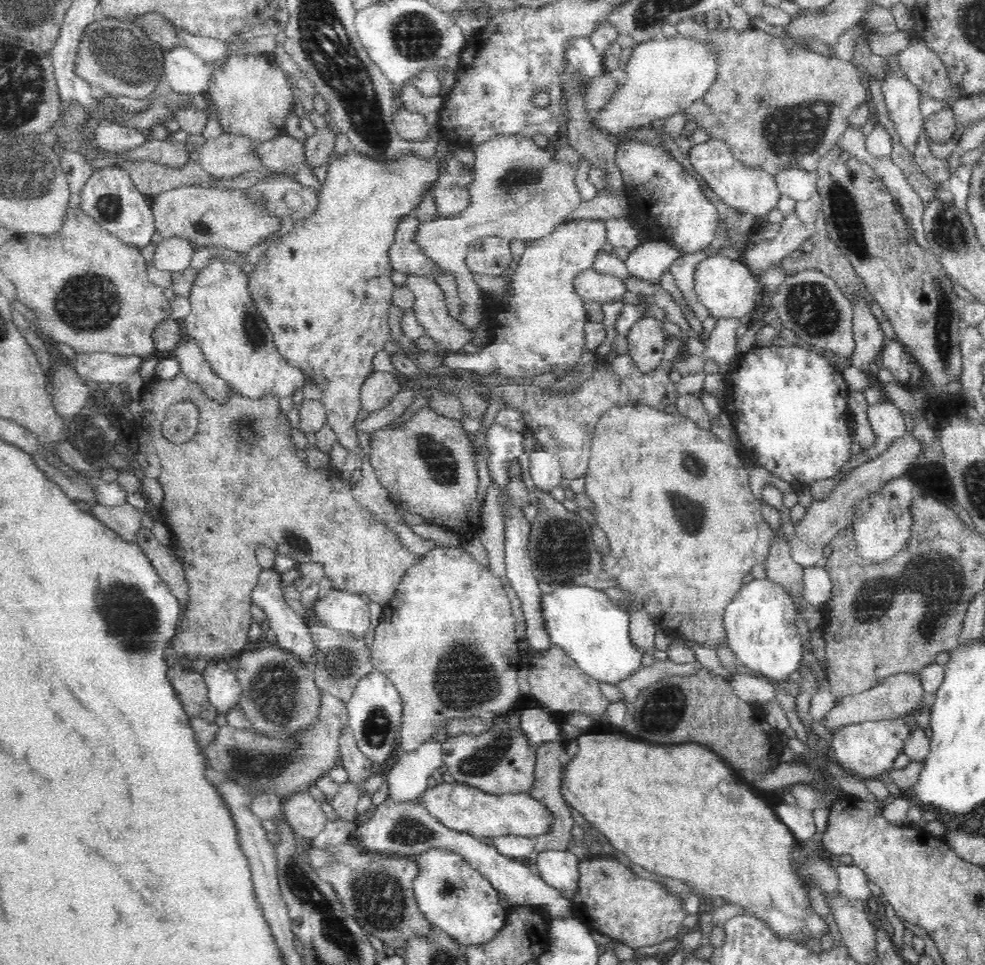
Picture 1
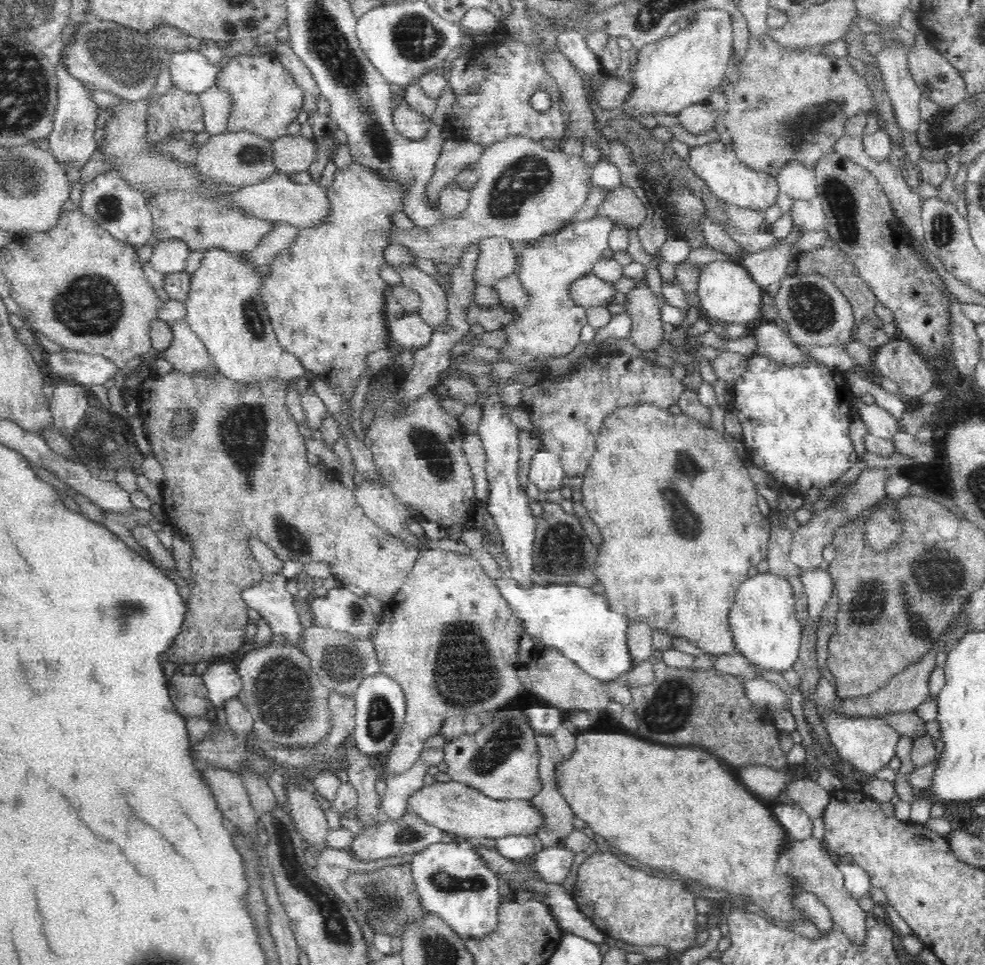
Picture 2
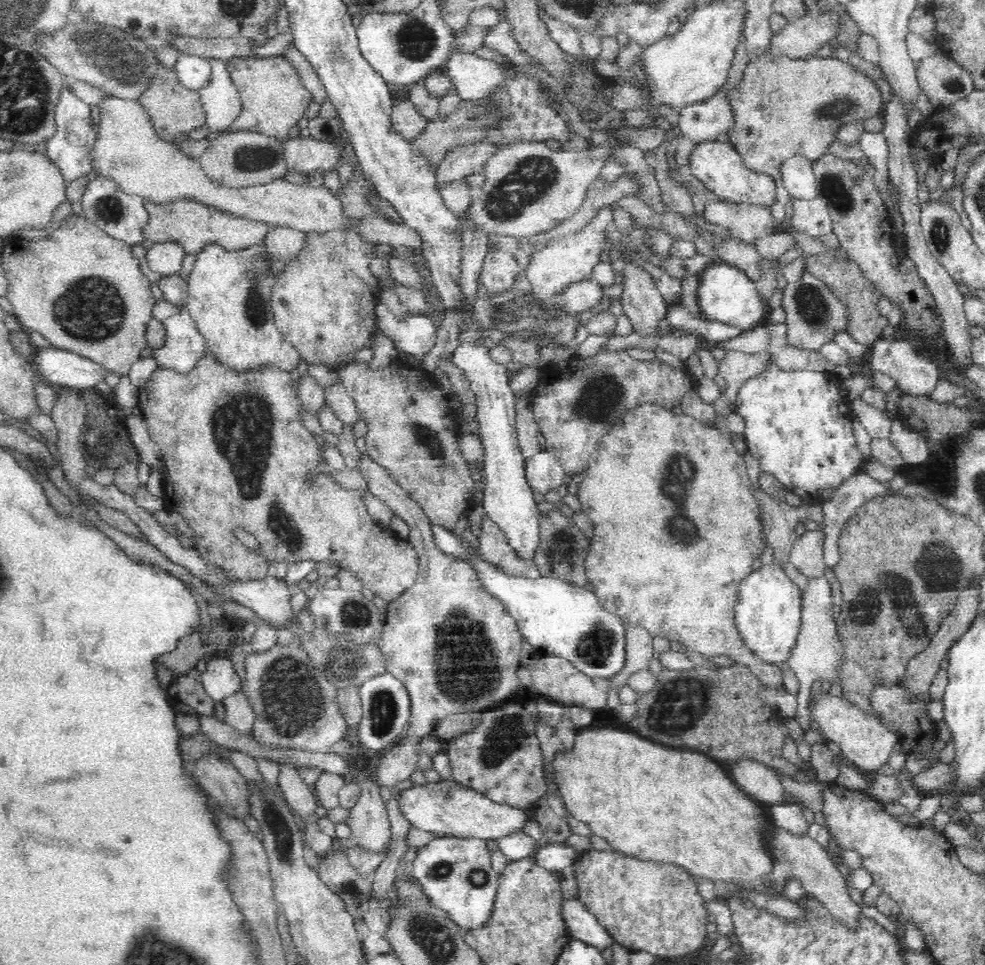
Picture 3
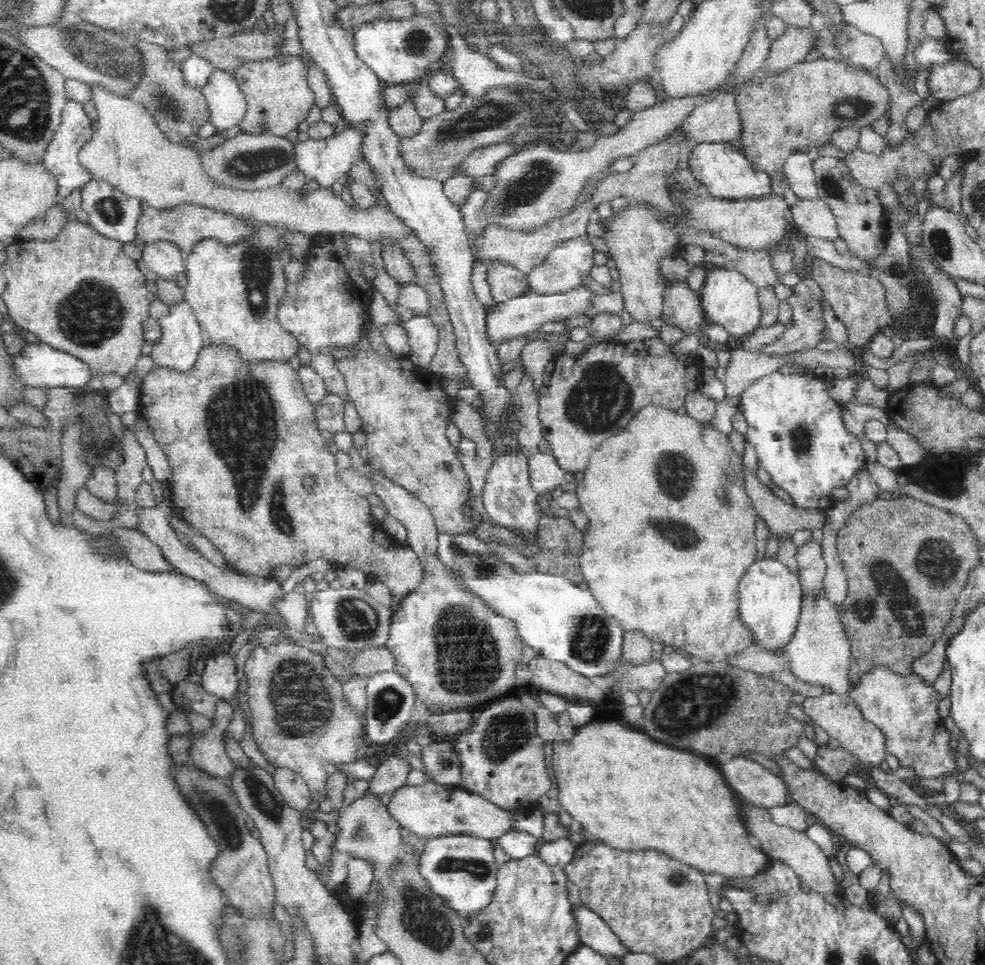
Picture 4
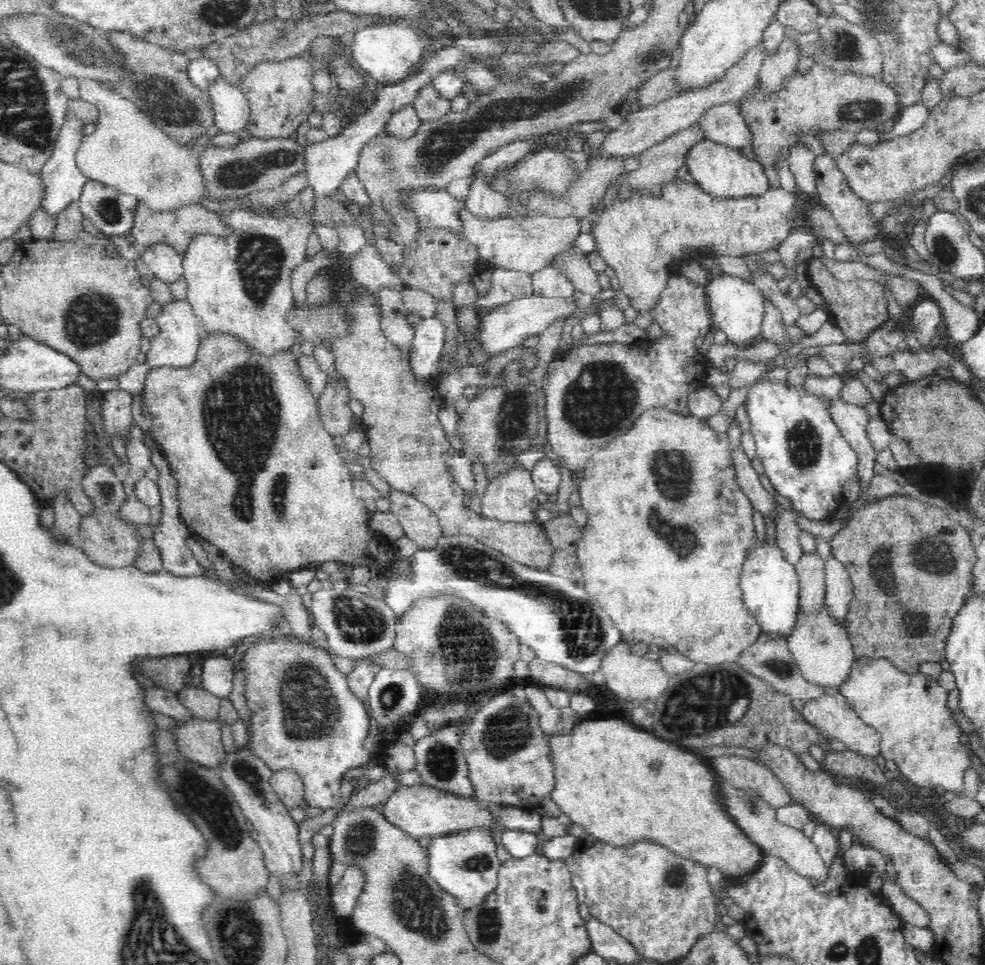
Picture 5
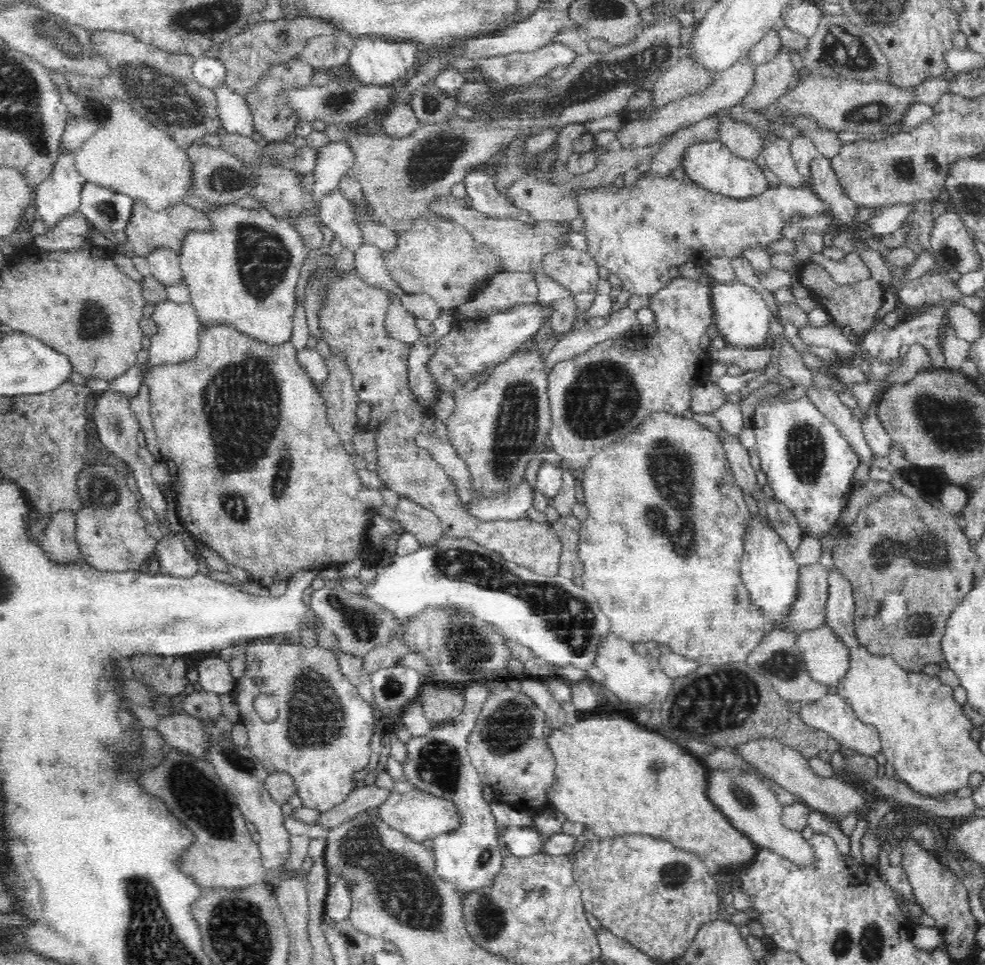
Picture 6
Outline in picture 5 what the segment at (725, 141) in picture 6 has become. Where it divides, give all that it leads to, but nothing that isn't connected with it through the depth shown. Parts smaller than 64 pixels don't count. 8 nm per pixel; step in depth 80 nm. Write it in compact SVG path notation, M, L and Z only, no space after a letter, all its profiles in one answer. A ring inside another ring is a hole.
M739 103L715 104L698 117L698 129L704 140L724 144L744 152L750 148L750 129L740 115Z

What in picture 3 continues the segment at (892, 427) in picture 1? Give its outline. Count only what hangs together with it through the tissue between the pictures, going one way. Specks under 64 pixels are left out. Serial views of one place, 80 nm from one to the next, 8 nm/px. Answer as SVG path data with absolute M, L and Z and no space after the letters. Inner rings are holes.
M861 396L853 400L851 412L857 416L872 439L886 438L892 432L892 418L882 409L866 403Z

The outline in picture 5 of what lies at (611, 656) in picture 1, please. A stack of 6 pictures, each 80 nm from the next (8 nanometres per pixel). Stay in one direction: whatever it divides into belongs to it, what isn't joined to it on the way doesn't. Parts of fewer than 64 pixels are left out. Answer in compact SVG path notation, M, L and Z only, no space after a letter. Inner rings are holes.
M466 534L454 536L442 536L437 543L437 548L430 551L417 551L412 556L412 576L401 578L395 574L386 572L388 584L384 593L384 602L398 618L406 614L406 610L416 602L418 597L426 595L441 595L442 593L454 593L472 602L477 608L481 608L483 614L508 623L510 631L520 639L521 644L526 644L534 650L536 656L546 662L553 662L569 668L580 674L594 674L602 670L602 660L608 656L608 652L623 642L620 629L614 625L614 621L600 607L598 600L581 587L571 581L547 570L532 569L518 561L511 559L506 554L486 546L476 538Z

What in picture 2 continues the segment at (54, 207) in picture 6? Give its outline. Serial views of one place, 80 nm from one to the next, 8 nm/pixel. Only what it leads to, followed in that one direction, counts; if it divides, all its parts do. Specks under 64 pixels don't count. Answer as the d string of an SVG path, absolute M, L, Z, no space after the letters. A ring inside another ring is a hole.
M60 55L60 60L56 62L57 76L57 113L53 122L53 132L48 136L50 152L63 164L66 161L74 161L80 167L90 158L90 155L99 148L96 144L95 135L98 129L96 120L98 120L98 112L100 106L92 100L92 92L90 87L72 76L68 71L65 61L67 58Z

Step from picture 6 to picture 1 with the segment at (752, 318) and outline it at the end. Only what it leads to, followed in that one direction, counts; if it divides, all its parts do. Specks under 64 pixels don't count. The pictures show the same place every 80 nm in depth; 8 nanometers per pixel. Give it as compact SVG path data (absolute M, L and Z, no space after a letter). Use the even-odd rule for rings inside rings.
M712 256L701 260L694 272L694 290L700 304L711 312L715 319L742 318L752 310L759 287L757 278L740 259Z

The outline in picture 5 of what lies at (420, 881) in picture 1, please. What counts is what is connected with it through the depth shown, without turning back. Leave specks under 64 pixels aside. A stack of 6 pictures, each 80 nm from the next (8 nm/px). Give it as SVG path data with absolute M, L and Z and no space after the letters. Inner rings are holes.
M482 828L482 830L462 830L462 832L446 835L440 839L432 840L425 851L427 852L426 875L428 875L443 892L453 896L455 898L455 904L464 911L470 910L470 908L474 908L474 906L484 904L486 898L496 890L498 871L500 870L502 862L496 856L496 846L490 830L485 830L485 828Z

